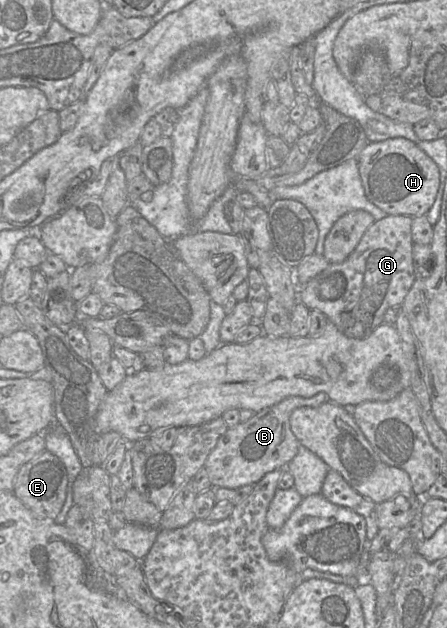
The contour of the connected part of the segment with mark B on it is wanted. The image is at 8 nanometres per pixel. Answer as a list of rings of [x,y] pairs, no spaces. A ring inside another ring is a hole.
[[[324,392],[309,398],[290,396],[229,428],[220,436],[204,464],[212,487],[237,489],[244,485],[254,485],[265,474],[275,469],[285,469],[301,446],[290,428],[291,413],[299,407],[318,407],[328,400]]]

